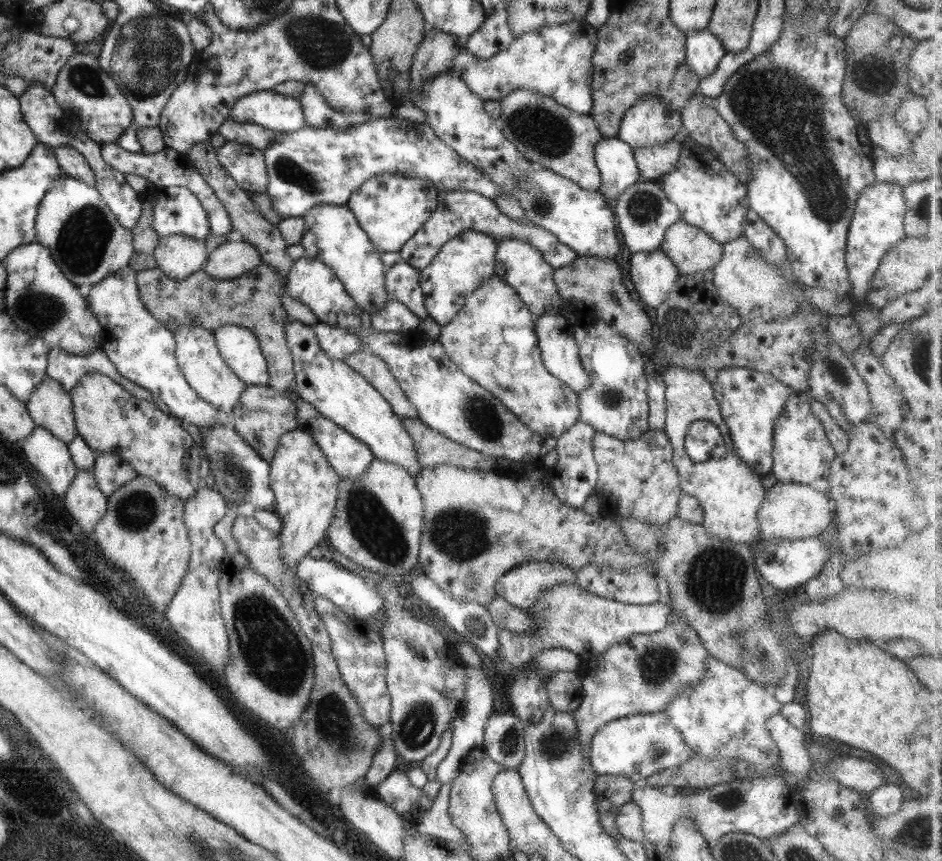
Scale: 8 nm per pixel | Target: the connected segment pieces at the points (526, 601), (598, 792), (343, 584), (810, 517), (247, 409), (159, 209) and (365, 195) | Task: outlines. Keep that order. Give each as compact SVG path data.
M532 561L509 570L496 583L497 594L514 608L532 608L542 593L555 584L577 582L577 574L560 562Z
M598 775L594 782L594 797L597 814L604 831L612 837L618 835L615 816L620 806L632 801L637 784L624 776Z
M307 554L299 560L297 564L296 575L300 577L312 592L316 592L318 596L322 596L334 603L337 608L342 610L346 616L354 620L368 620L370 616L379 616L383 607L383 598L377 593L373 587L373 583L366 582L361 575L352 574L350 570L338 566L336 562L330 560L320 560L312 558Z
M777 482L767 491L763 505L757 513L763 540L787 539L790 541L800 539L813 539L831 525L835 518L832 501L824 491L818 491L808 484Z
M247 385L230 418L236 432L269 463L274 458L280 437L299 428L295 402L270 386Z
M152 186L145 191L151 198L151 227L158 232L160 239L175 235L188 236L190 239L205 241L210 236L210 225L201 202L186 187Z
M389 172L366 180L351 195L346 206L354 213L360 228L380 254L400 252L437 210L440 203L438 193L439 190L429 180L404 178L397 172Z

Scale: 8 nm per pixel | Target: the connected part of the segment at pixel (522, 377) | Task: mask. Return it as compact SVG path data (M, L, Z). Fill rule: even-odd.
M494 273L474 289L450 322L440 325L438 341L464 375L503 402L530 430L544 437L558 438L579 421L579 398L570 387L546 371L537 338L534 315L516 295L514 288Z

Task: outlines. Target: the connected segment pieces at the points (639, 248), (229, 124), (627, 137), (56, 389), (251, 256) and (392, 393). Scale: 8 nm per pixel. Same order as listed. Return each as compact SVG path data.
M640 180L629 186L611 203L611 206L617 220L618 230L622 234L622 240L632 254L658 251L666 237L666 231L682 216L680 209L670 202L662 188L646 180Z
M226 119L216 130L226 141L234 141L254 146L263 151L272 141L276 132L263 126Z
M645 94L638 104L624 113L617 137L631 146L633 150L637 150L637 148L664 145L672 141L680 128L683 128L680 111L670 110L659 98Z
M49 376L34 390L25 406L30 416L39 426L69 445L78 435L70 393Z
M238 238L231 239L210 252L202 271L212 279L228 281L258 268L262 263L258 250Z
M367 349L347 355L344 360L358 375L362 375L392 407L396 416L419 420L419 412L388 369L388 365Z

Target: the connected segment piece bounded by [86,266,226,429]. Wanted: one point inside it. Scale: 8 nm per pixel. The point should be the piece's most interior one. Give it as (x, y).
(142, 349)

